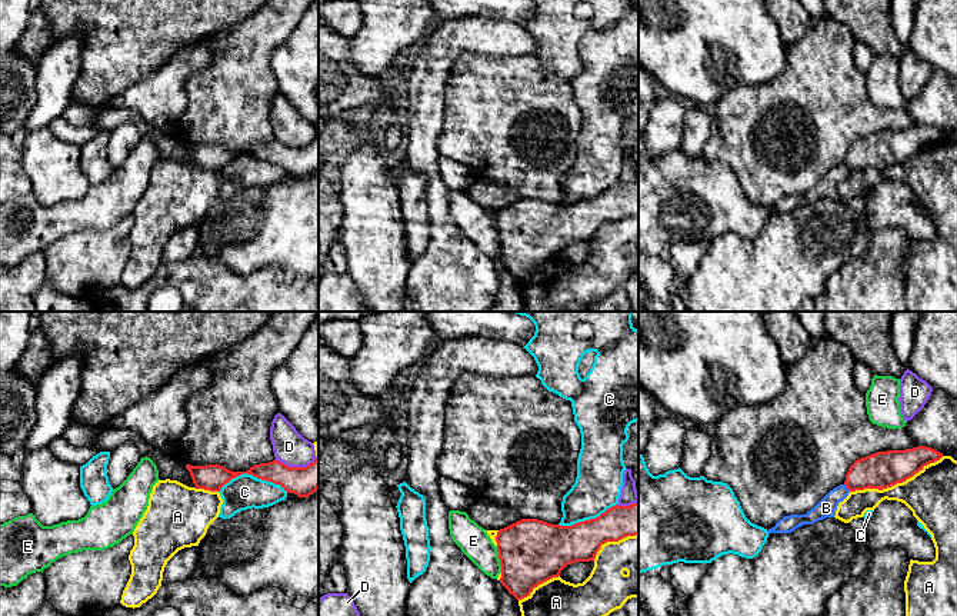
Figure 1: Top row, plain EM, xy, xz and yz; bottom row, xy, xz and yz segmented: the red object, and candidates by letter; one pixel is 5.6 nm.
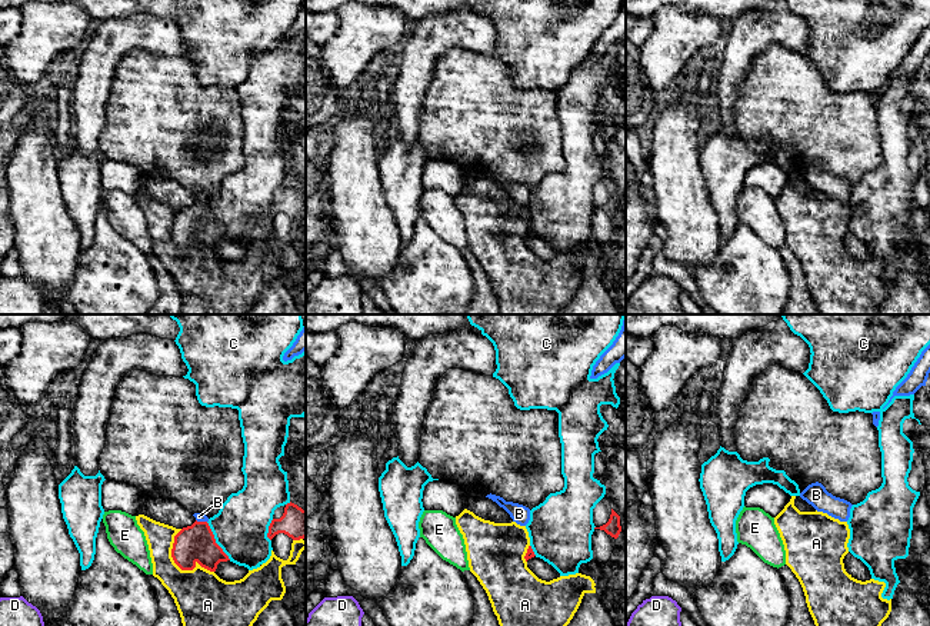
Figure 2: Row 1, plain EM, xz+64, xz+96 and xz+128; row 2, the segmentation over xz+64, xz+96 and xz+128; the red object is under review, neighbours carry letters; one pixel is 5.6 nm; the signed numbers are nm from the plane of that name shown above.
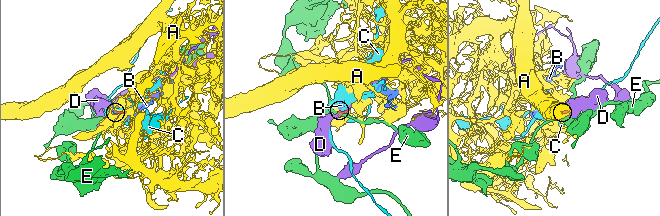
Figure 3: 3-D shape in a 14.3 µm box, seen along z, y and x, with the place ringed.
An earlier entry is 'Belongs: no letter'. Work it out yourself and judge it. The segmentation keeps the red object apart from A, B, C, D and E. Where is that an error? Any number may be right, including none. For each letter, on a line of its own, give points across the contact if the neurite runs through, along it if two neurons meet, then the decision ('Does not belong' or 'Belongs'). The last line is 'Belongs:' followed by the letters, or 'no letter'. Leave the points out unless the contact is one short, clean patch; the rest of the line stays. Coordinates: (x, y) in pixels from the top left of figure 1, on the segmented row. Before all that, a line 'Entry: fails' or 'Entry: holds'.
Entry: holds
A: Does not belong
B: Boundary: yz (844, 483), (850, 490). Does not belong
C: Does not belong
D: Boundary: xy (316, 458), (304, 466), (286, 466), (274, 459). Does not belong
E: Boundary: xz (496, 546), (502, 572). Does not belong
Belongs: no letter

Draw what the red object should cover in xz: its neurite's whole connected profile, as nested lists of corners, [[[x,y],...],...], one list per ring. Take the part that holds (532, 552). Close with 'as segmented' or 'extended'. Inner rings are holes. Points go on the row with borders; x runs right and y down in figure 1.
[[[638,502],[630,506],[613,506],[596,519],[571,526],[551,525],[538,519],[521,519],[496,536],[501,565],[500,583],[517,600],[521,600],[538,585],[558,577],[561,570],[576,562],[594,562],[597,552],[607,542],[618,542],[638,535]]] | as segmented

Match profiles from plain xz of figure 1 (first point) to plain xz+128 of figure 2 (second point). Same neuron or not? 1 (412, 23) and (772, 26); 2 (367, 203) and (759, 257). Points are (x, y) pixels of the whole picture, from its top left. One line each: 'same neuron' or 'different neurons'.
1: different neurons
2: different neurons

